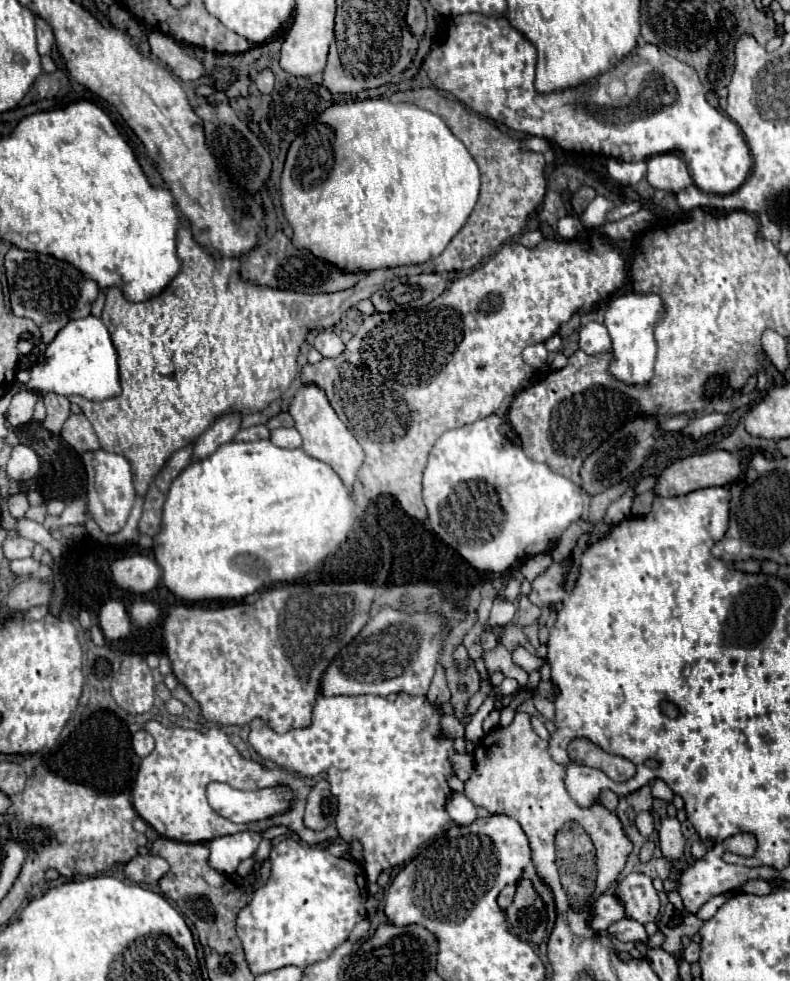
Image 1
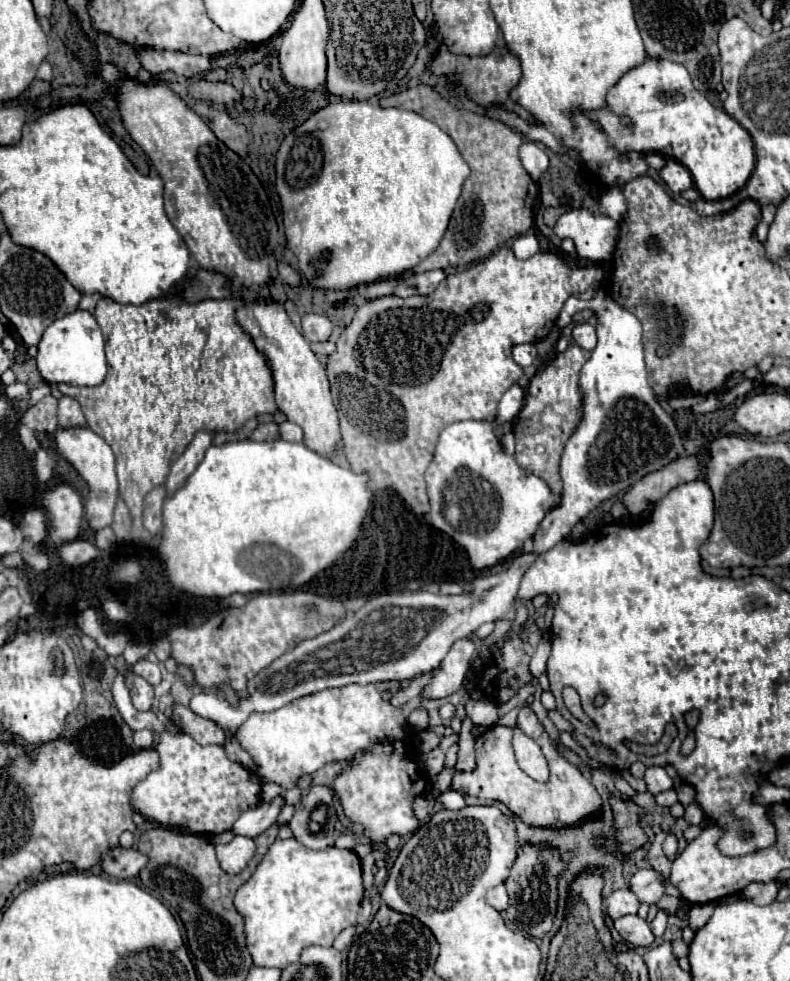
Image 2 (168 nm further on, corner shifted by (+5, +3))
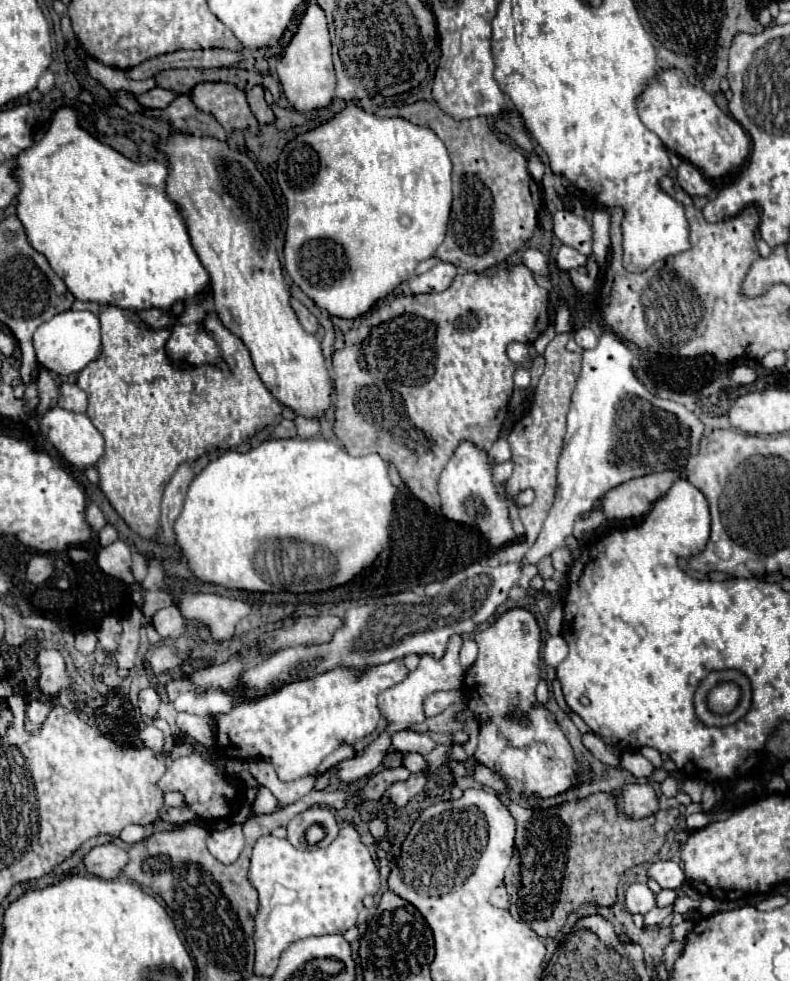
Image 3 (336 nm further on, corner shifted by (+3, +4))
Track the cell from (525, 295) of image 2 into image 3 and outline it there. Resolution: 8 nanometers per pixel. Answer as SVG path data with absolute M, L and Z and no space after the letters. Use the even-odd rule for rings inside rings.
M511 265L511 267L497 267L491 275L477 275L477 273L463 273L457 275L451 283L449 289L441 291L441 293L431 293L431 295L395 295L395 297L387 297L385 301L379 301L373 305L373 309L365 315L359 317L359 323L349 329L345 333L345 347L341 351L333 353L333 371L337 365L337 401L335 401L335 435L341 439L343 447L347 449L349 455L369 455L369 453L379 453L387 465L395 465L397 473L401 475L401 481L409 487L409 491L423 501L429 509L437 511L439 509L439 495L437 495L437 479L445 467L445 463L449 461L449 457L453 455L455 447L459 445L459 441L463 439L471 439L473 443L477 443L479 447L483 447L485 451L491 449L491 445L495 443L503 419L507 415L507 405L509 399L513 395L513 373L515 373L515 363L511 363L511 359L507 357L505 349L509 343L513 341L523 341L523 343L533 343L541 331L545 331L549 325L549 291L541 289L535 279L533 273L525 267L525 265ZM363 357L365 359L365 369L367 369L367 381L363 383L363 393L355 393L355 371L359 371L359 365L355 365L355 359Z

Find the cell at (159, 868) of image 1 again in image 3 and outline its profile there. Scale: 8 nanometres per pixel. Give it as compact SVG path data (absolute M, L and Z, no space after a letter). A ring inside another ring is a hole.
M107 843L93 847L85 855L83 863L91 875L97 875L101 879L117 879L123 873L123 867L129 863L129 855L125 847Z

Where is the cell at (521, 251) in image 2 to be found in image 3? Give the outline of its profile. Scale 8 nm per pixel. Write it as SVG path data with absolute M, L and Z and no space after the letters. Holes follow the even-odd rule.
M533 247L523 249L521 251L521 261L533 273L537 273L537 275L549 275L549 271L547 271L547 259L545 259L545 255L539 249L533 249Z

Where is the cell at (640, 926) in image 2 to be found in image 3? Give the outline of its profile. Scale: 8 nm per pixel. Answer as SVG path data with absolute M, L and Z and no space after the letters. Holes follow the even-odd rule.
M653 907L647 915L645 915L645 927L655 927L655 925L661 925L663 919L667 915L671 915L673 907L667 907L667 909L659 909L659 907Z

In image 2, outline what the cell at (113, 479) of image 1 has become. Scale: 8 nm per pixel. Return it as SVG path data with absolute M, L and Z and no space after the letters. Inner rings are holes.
M87 426L79 428L57 428L55 432L55 444L59 454L79 472L79 476L89 484L89 500L85 502L85 516L89 520L89 526L93 530L101 530L105 526L111 526L113 522L113 508L115 500L119 496L117 492L117 474L115 474L115 456L111 446L95 434Z

